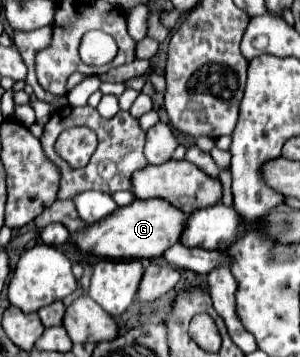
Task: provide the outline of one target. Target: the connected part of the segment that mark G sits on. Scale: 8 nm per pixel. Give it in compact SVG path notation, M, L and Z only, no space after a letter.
M161 198L153 200L133 200L129 206L117 208L107 218L95 222L93 226L85 226L71 234L69 242L77 252L95 254L97 258L111 260L139 260L139 258L159 258L173 242L177 242L177 234L181 234L181 210L173 210Z

